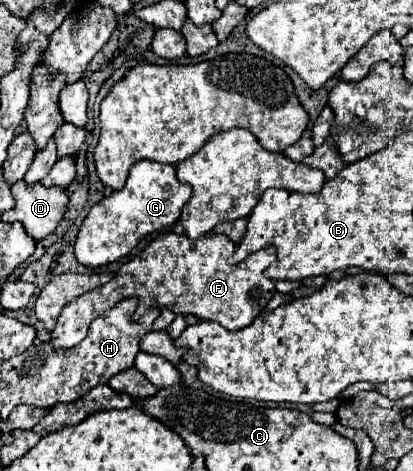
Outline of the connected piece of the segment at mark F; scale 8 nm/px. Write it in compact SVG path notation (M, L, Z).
M174 232L162 234L140 256L126 262L110 284L104 284L94 292L86 292L86 296L80 296L62 310L62 316L52 330L50 342L54 350L72 348L82 342L94 318L130 296L148 296L158 308L170 308L174 314L194 314L204 320L214 320L226 330L242 330L250 326L276 292L274 280L264 276L264 270L274 262L276 254L274 248L264 248L250 254L242 264L230 266L222 258L226 252L234 252L234 244L222 234L208 234L202 240L188 240Z

